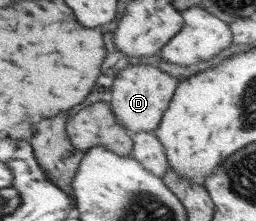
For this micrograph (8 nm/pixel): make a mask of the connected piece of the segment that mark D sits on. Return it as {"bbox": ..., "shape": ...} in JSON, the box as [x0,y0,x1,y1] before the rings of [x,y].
{"bbox":[110,62,178,134],"shape":[[[133,62],[123,66],[112,85],[110,105],[115,121],[131,134],[156,130],[169,107],[178,83],[178,79],[149,65]]]}

